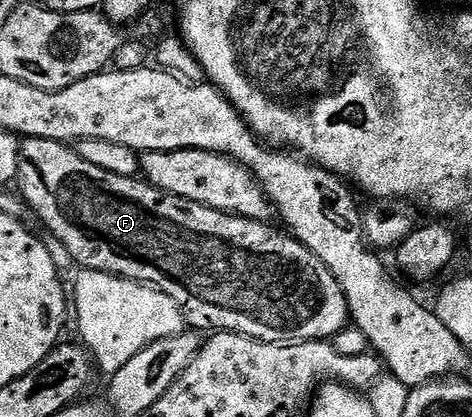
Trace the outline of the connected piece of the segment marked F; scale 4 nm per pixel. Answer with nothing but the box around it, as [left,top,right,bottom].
[17,138,349,342]

